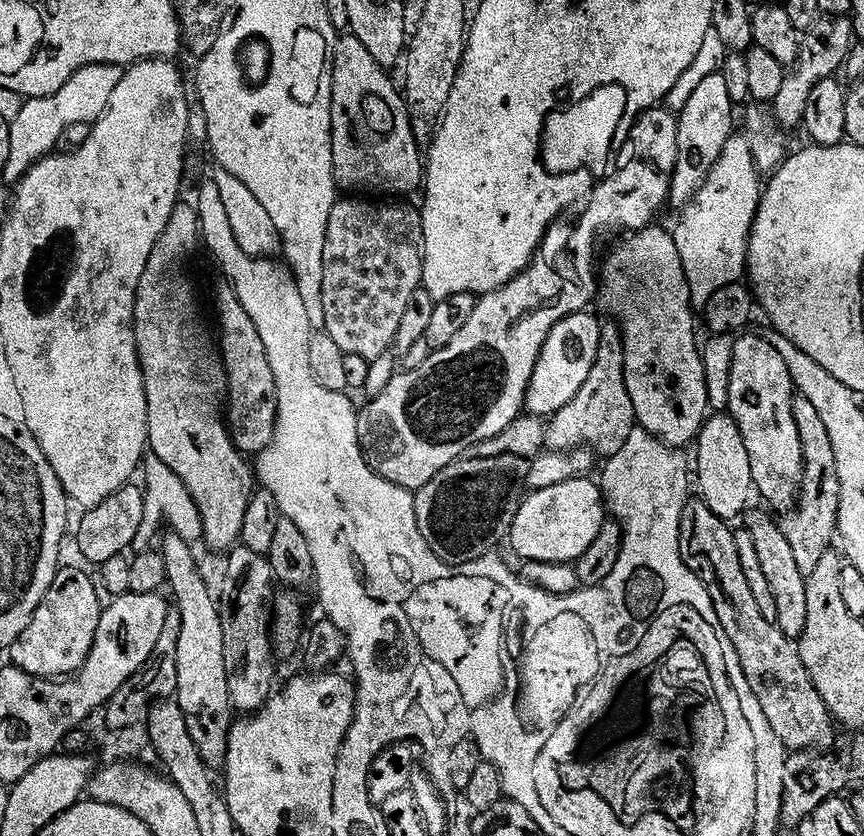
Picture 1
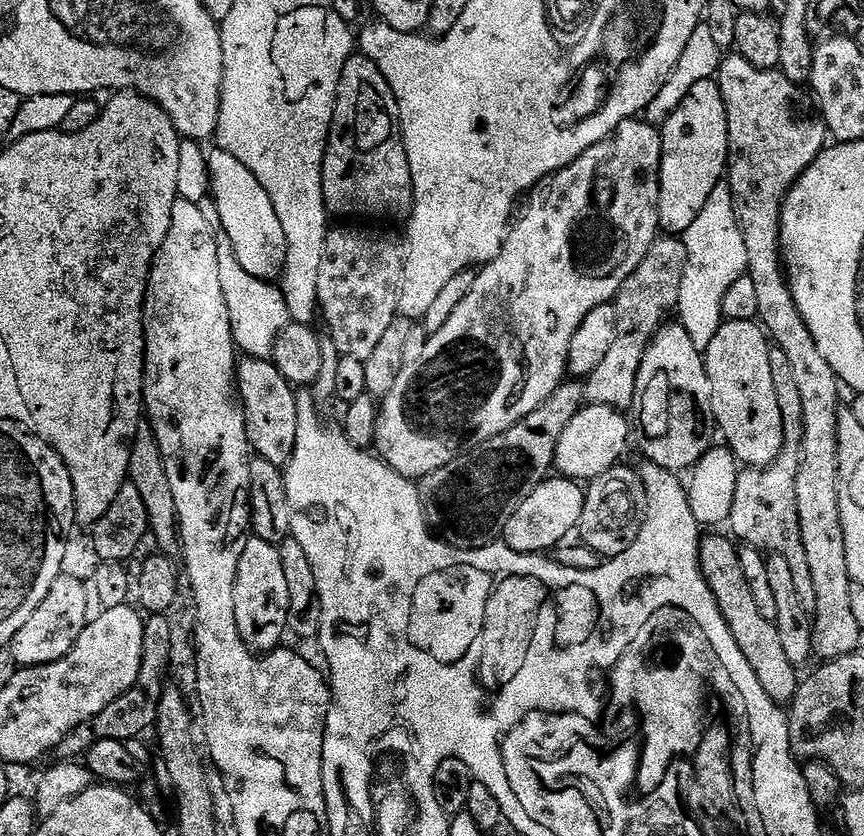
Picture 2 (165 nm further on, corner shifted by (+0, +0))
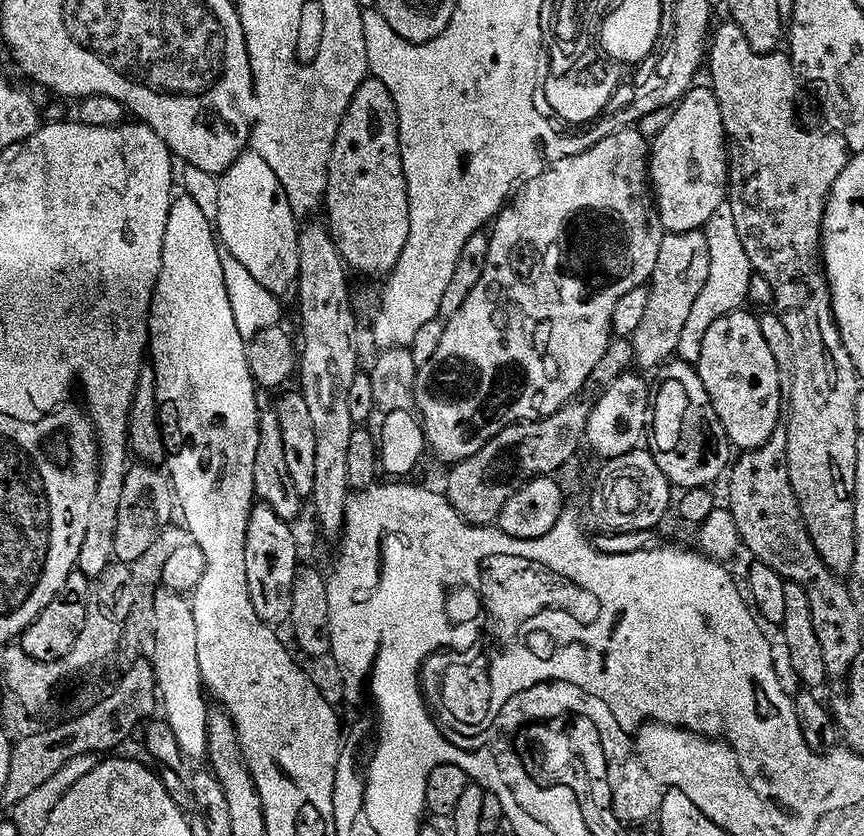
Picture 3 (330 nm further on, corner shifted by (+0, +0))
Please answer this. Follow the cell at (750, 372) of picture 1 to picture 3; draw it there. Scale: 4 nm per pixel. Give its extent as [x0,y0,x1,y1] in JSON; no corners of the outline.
[698,311,782,450]

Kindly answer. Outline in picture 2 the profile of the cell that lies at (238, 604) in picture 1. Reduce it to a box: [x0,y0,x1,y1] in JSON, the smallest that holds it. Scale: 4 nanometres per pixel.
[234,538,290,652]

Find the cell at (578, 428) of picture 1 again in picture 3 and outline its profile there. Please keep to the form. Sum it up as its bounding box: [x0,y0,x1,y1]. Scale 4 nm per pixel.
[630,231,710,369]

